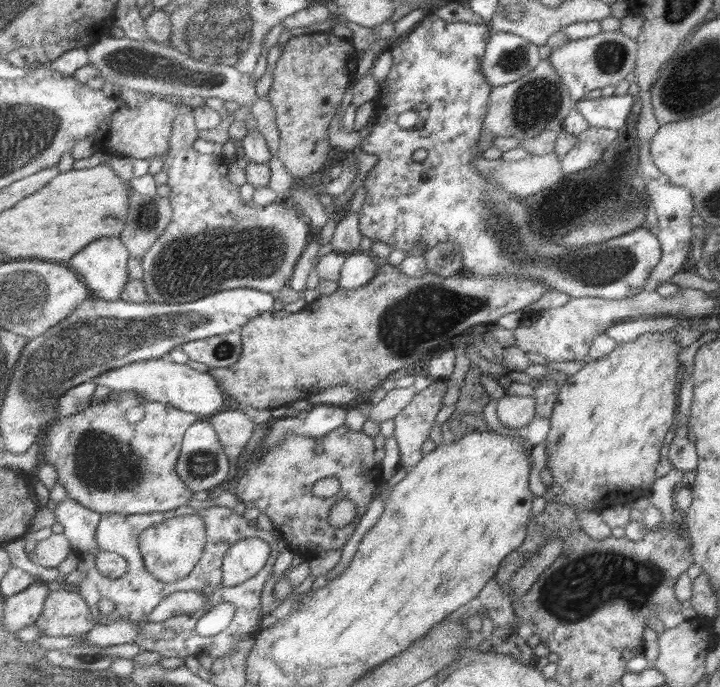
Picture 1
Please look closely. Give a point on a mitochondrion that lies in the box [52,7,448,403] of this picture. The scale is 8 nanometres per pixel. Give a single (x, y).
(185, 265)

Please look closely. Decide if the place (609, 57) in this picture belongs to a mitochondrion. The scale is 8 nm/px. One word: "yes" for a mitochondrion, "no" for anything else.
yes

